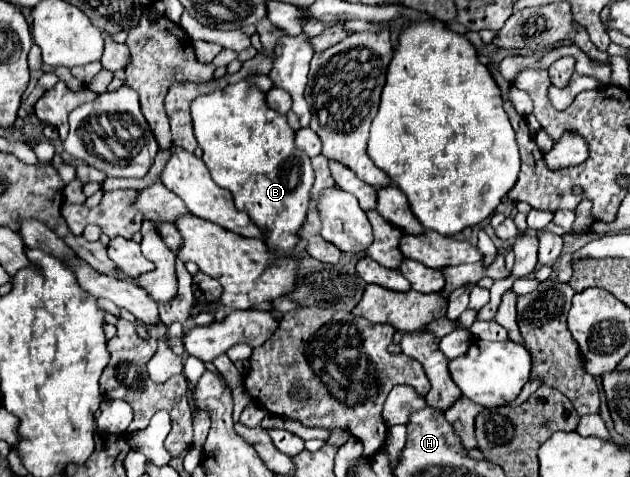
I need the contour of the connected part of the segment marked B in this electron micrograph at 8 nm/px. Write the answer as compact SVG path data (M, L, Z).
M241 80L237 84L225 86L223 90L197 96L191 102L193 130L199 146L203 148L203 162L207 164L215 184L233 194L235 206L245 210L251 220L265 232L265 242L273 252L287 252L299 242L297 232L307 216L313 168L309 156L295 146L295 130L287 124L287 116L271 110L265 102L265 92L255 86L251 87L249 92L247 80Z

